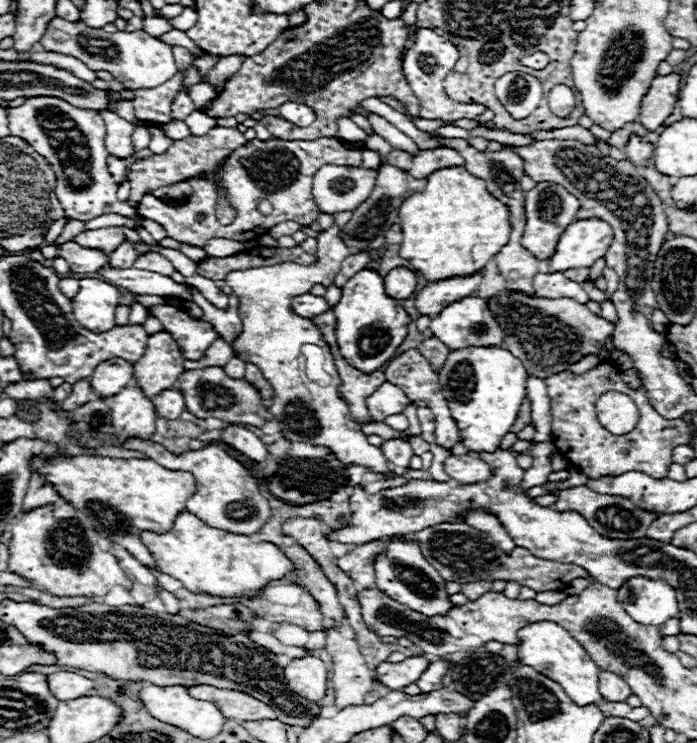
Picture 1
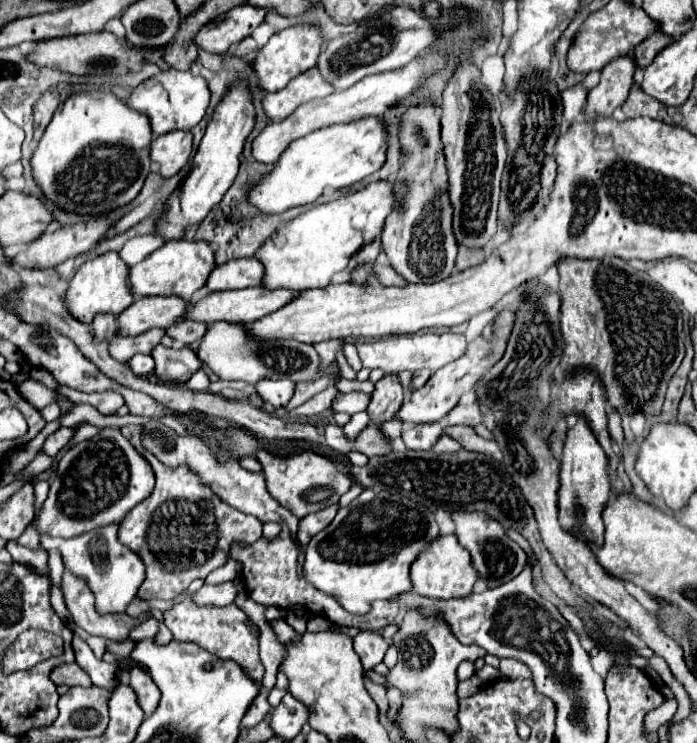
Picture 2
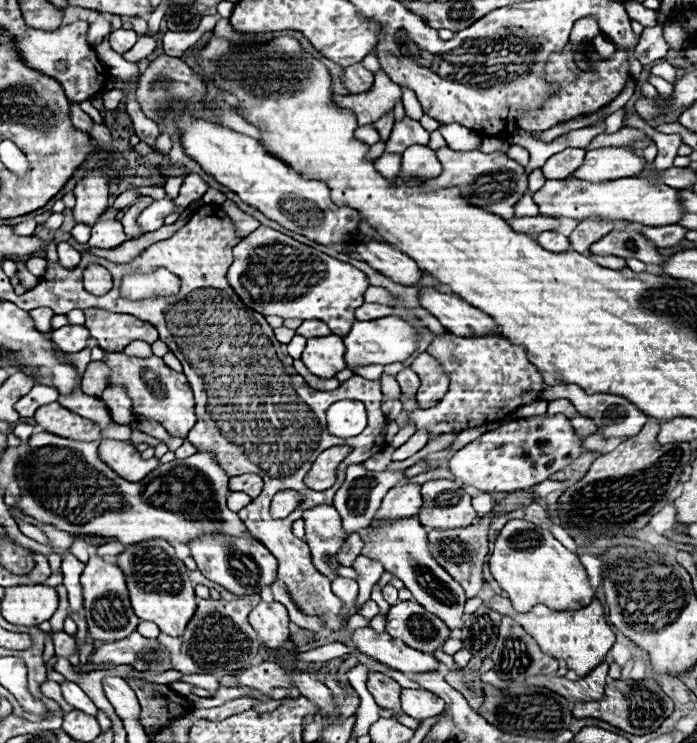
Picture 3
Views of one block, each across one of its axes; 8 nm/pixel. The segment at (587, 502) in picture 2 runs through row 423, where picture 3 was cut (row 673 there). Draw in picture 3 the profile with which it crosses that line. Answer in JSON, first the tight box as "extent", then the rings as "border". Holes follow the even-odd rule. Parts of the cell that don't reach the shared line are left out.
{"extent":[486,596,616,676],"border":[[[496,596],[486,606],[490,610],[514,616],[516,622],[522,624],[536,638],[542,652],[546,652],[558,660],[564,660],[568,664],[568,670],[574,670],[578,676],[594,670],[594,666],[598,666],[598,662],[604,660],[608,650],[616,642],[616,634],[612,632],[610,624],[606,622],[604,606],[600,604],[598,598],[592,598],[592,602],[580,610],[550,610],[544,604],[538,604],[528,614],[516,614],[509,600],[502,598],[502,596]]]}

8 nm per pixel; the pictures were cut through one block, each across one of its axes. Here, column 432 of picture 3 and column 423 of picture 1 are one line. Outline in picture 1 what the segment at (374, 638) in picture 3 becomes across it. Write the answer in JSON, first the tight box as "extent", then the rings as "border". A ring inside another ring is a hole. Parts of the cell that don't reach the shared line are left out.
{"extent":[374,656,428,690],"border":[[[412,656],[396,664],[382,662],[376,668],[374,678],[388,690],[402,690],[404,686],[414,684],[426,668],[428,668],[428,660],[424,656]]]}

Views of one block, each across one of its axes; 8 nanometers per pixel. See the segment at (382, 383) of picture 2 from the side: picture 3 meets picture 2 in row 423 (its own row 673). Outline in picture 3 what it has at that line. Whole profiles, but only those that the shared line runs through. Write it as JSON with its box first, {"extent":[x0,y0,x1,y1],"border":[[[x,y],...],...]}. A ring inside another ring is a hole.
{"extent":[368,672,402,710],"border":[[[370,672],[368,690],[372,692],[372,696],[380,704],[380,708],[400,710],[402,686],[396,680],[392,680],[390,676],[386,676],[382,672]]]}

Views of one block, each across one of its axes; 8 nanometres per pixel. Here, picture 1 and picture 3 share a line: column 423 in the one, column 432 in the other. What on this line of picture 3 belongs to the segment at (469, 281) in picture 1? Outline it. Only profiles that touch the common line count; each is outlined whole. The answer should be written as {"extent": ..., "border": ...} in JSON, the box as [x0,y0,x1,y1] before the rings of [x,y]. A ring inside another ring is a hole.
{"extent":[420,288,500,338],"border":[[[420,288],[422,306],[436,316],[442,326],[456,336],[462,338],[478,338],[488,334],[500,334],[498,324],[482,310],[470,306],[456,294],[442,294],[434,288]]]}

